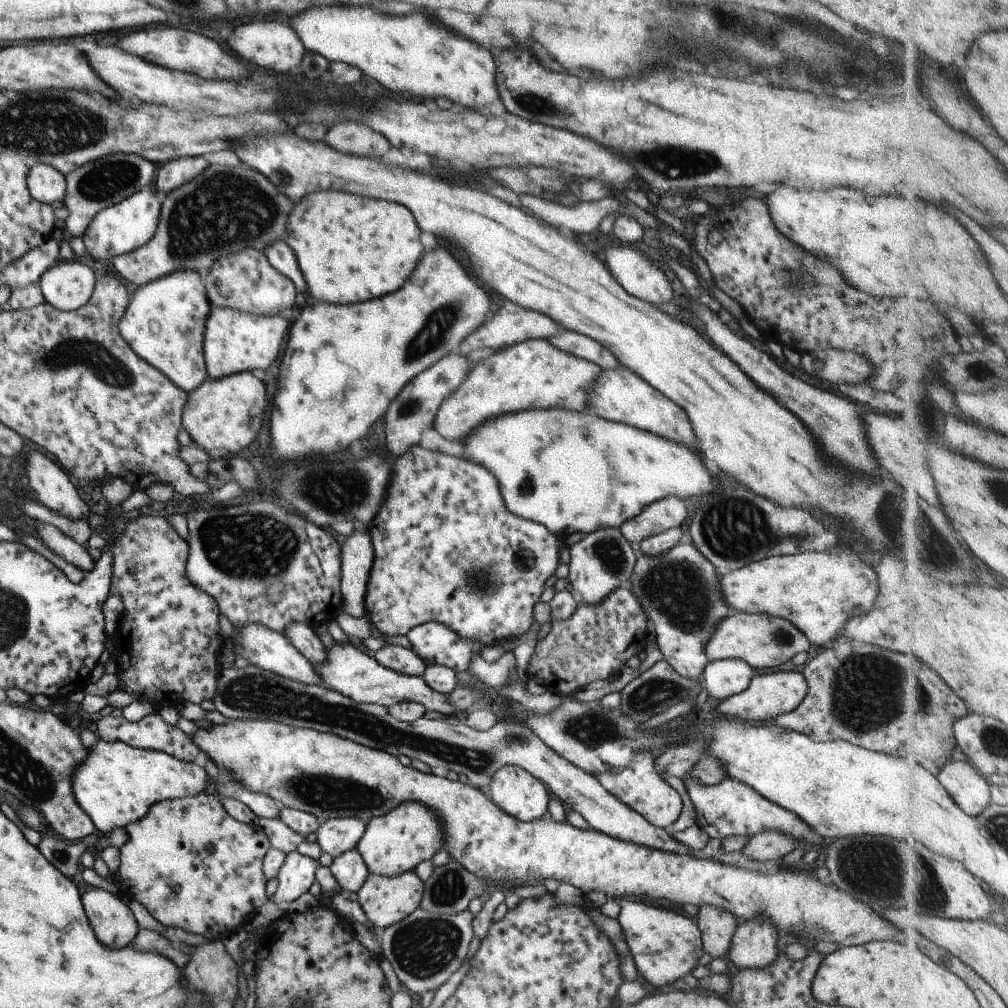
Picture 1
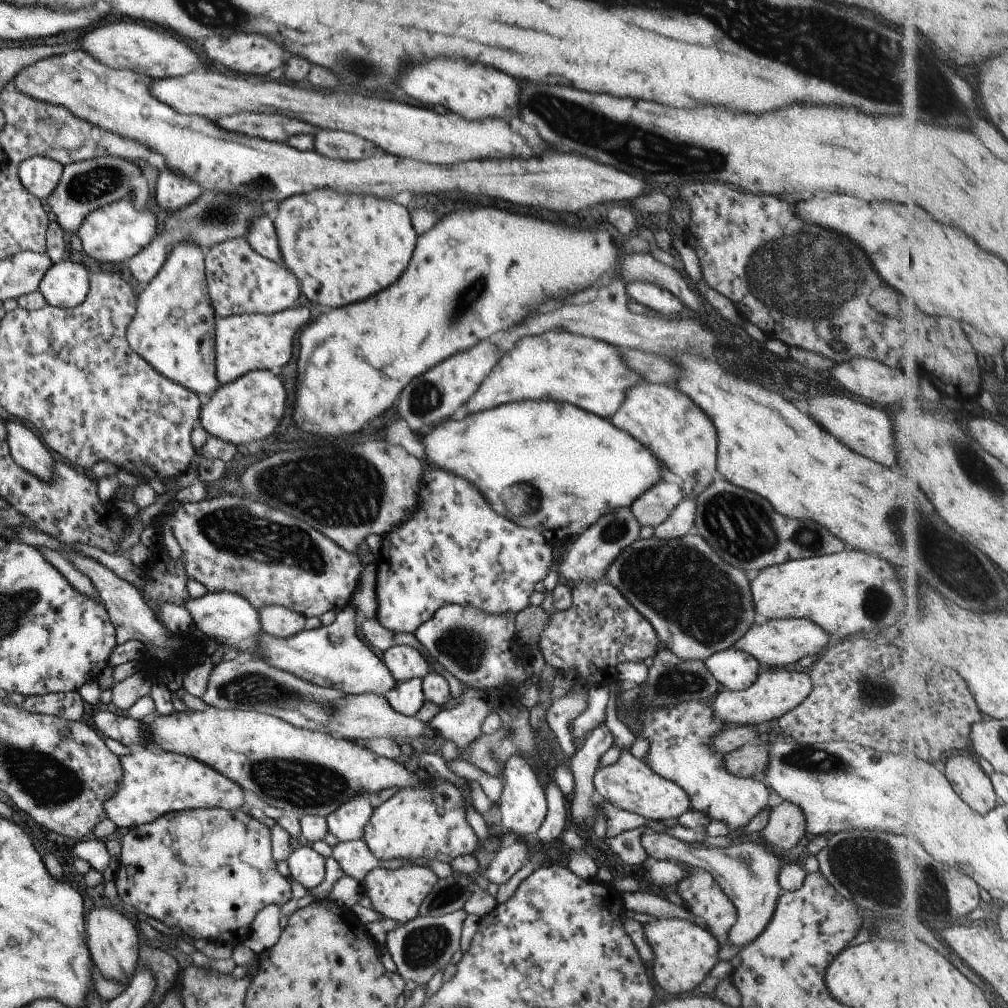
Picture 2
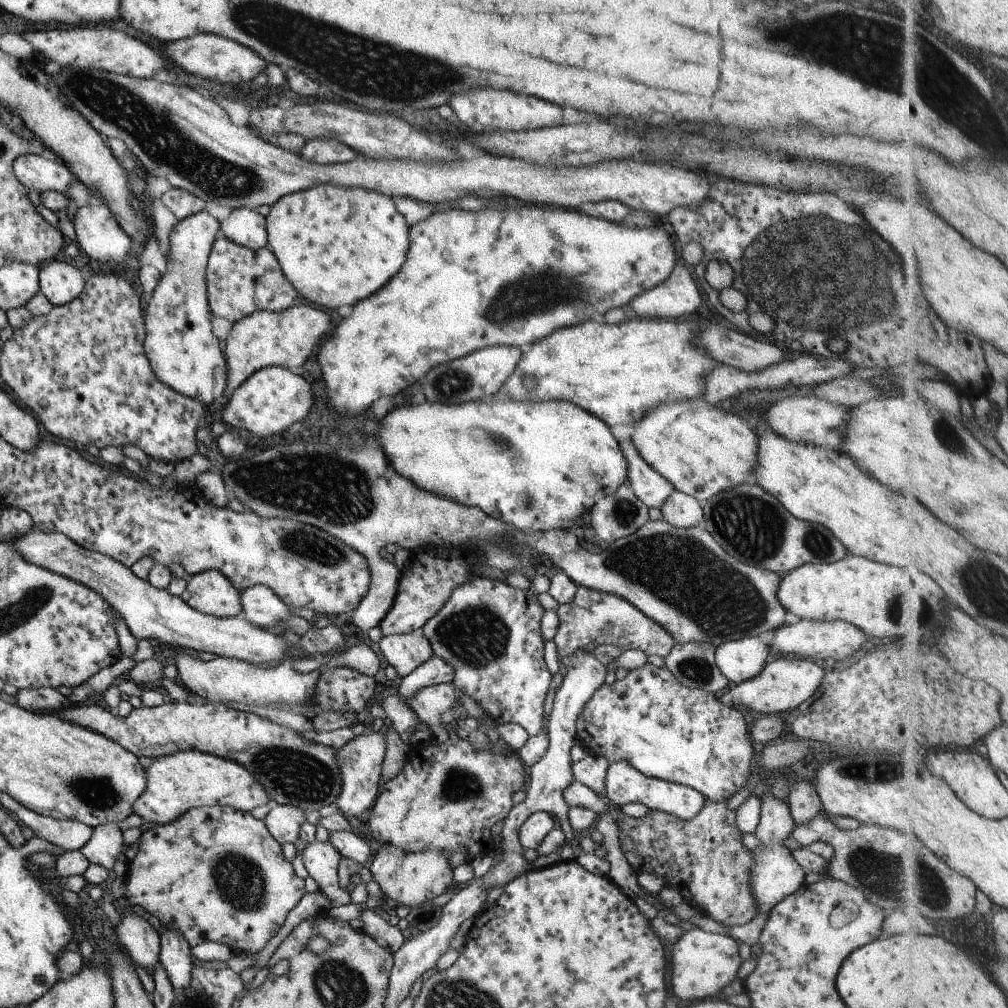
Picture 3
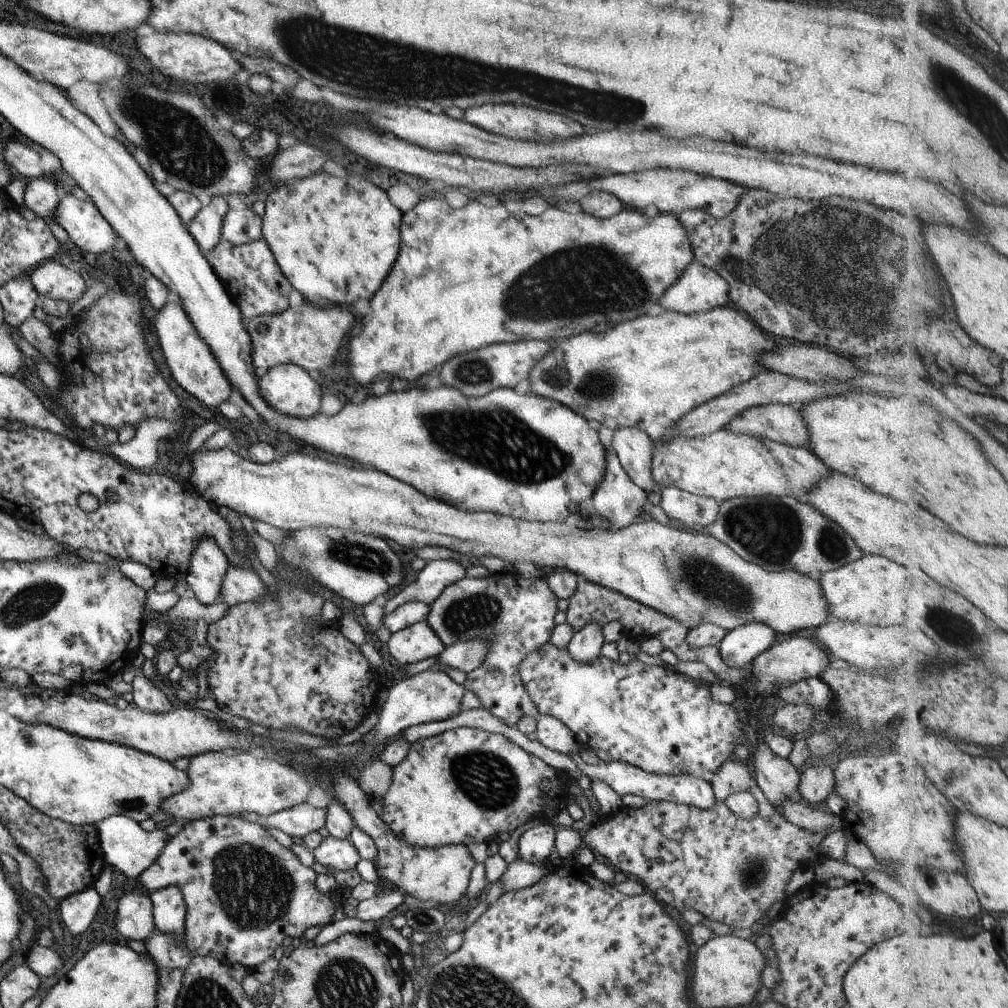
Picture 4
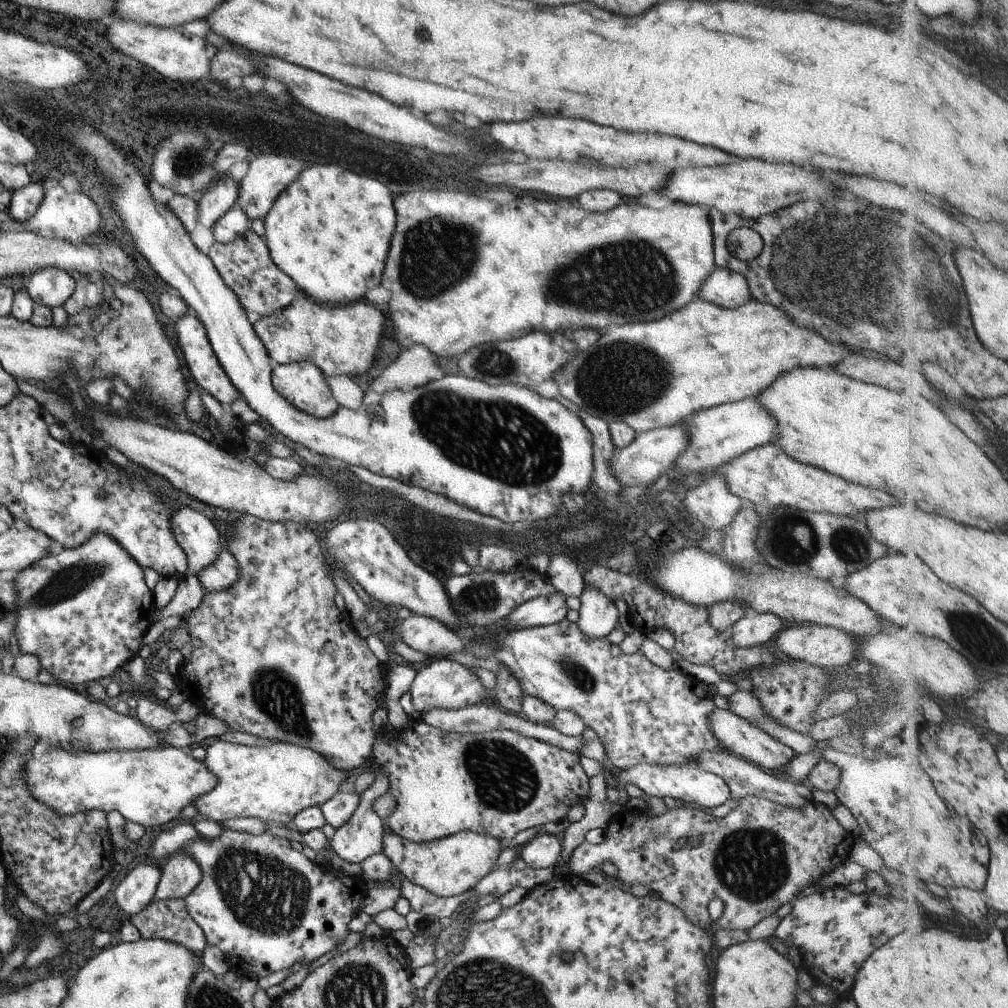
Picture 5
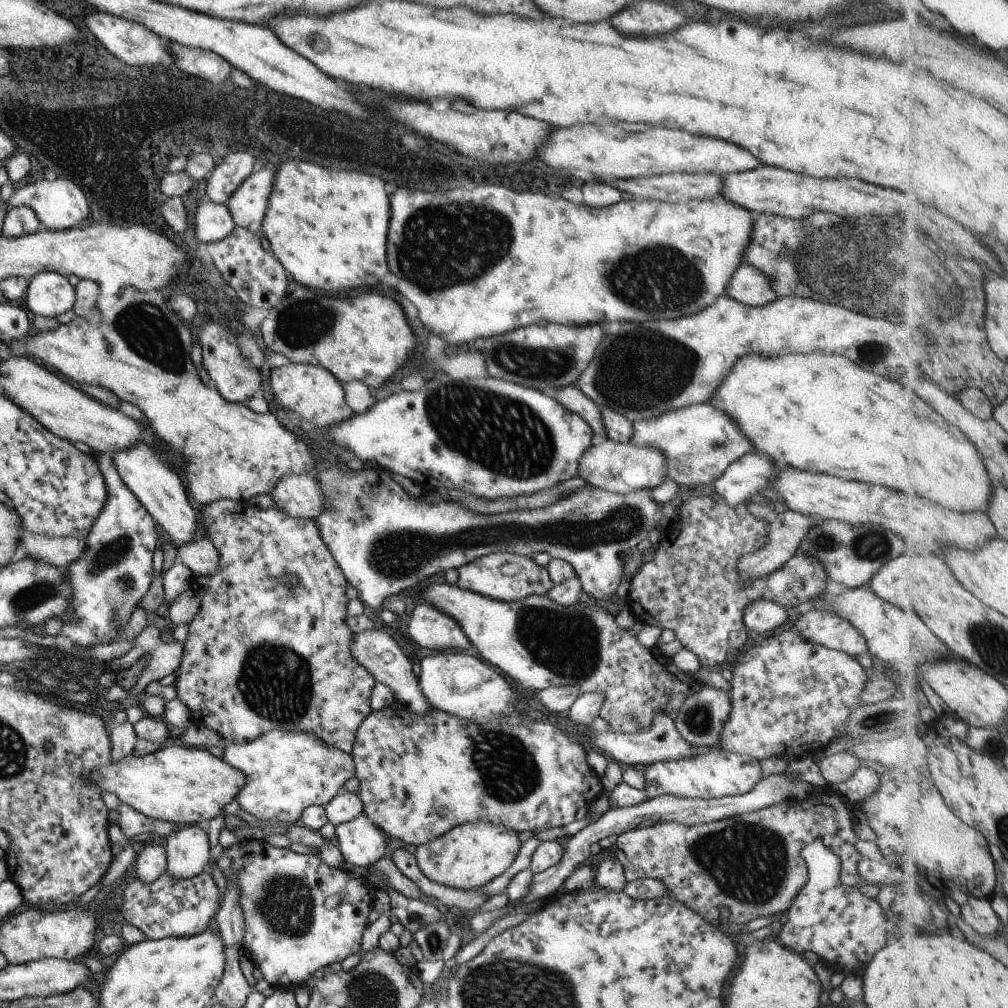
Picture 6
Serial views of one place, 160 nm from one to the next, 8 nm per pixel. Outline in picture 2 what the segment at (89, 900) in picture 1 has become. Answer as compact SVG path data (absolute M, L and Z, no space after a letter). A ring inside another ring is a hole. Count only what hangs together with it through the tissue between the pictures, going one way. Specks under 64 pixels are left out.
M95 908L87 916L85 924L85 942L89 948L91 962L101 972L103 978L119 984L127 984L131 980L131 970L135 968L138 960L137 932L133 928L134 919L120 908Z

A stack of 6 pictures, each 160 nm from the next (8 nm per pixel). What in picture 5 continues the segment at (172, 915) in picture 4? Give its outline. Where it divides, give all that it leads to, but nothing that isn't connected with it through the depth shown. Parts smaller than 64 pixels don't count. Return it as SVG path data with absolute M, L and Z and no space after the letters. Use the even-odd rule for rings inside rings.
M180 850L173 851L165 860L153 900L184 899L201 880L201 869L196 860Z

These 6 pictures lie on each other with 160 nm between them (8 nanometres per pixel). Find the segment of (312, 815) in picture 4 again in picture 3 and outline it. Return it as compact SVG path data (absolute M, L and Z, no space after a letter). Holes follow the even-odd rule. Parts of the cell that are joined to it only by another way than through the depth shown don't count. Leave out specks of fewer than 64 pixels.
M278 805L265 814L262 822L271 838L282 847L284 844L298 844L299 826L305 823L303 816L300 808Z

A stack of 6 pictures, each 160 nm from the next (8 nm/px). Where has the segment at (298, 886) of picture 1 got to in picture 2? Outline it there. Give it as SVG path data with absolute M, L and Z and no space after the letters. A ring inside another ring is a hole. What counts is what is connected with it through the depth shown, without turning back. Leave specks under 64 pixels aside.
M301 842L295 844L286 861L290 870L288 878L290 882L297 881L303 888L309 890L323 880L325 859L313 851L310 844ZM277 904L267 905L255 915L249 936L243 942L253 953L262 953L277 942L281 932L278 924L279 907Z

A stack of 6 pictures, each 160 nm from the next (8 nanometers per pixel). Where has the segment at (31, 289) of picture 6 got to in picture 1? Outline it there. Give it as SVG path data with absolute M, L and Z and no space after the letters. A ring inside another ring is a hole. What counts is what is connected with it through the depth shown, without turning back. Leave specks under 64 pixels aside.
M76 258L55 260L37 279L44 301L60 311L81 308L89 300L95 282L91 269Z

